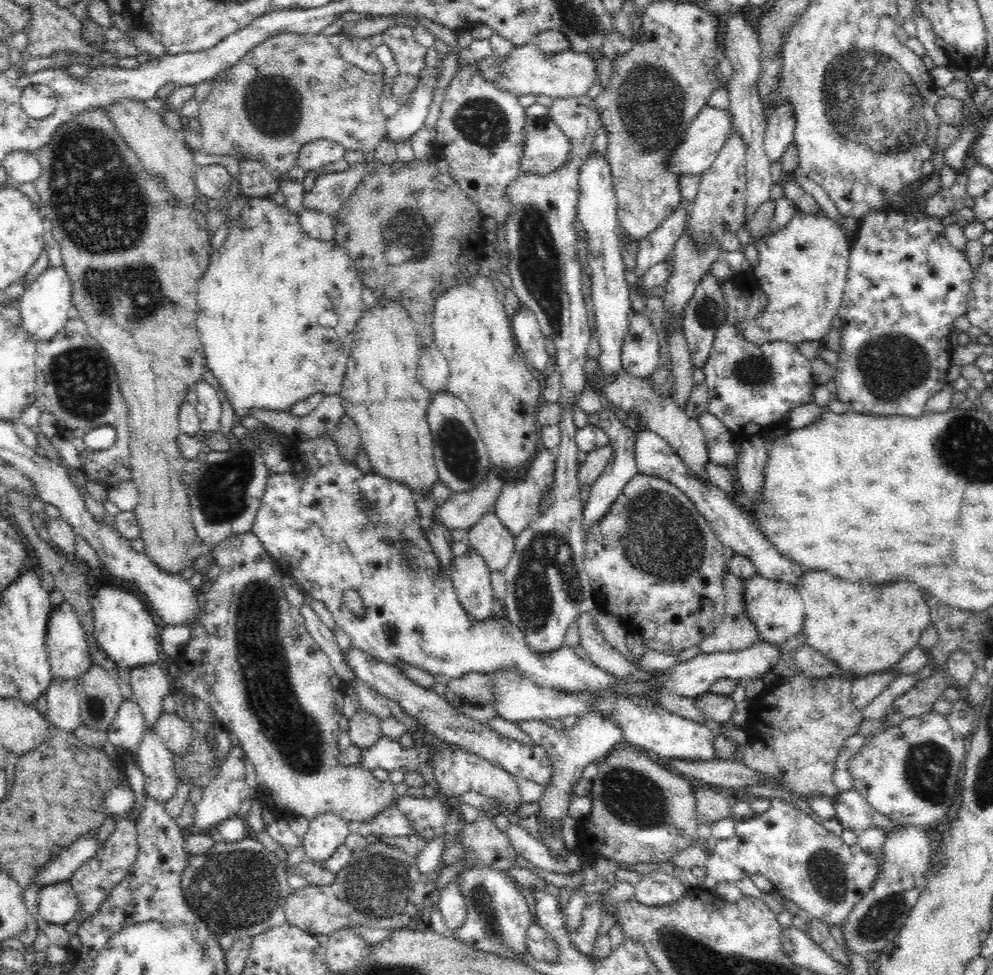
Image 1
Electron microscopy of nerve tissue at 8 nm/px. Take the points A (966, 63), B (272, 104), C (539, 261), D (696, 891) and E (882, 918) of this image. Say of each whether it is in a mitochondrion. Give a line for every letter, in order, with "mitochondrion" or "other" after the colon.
A: other
B: mitochondrion
C: mitochondrion
D: other
E: mitochondrion

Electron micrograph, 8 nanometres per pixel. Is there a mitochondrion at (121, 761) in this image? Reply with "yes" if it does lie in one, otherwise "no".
no

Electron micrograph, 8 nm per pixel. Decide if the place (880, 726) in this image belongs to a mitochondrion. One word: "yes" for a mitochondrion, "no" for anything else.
no

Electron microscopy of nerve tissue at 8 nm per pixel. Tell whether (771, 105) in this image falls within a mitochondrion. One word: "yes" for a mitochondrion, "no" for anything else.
no

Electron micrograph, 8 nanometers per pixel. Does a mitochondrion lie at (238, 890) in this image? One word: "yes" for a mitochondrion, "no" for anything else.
yes

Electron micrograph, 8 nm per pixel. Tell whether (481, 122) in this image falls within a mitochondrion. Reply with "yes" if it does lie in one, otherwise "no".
yes

